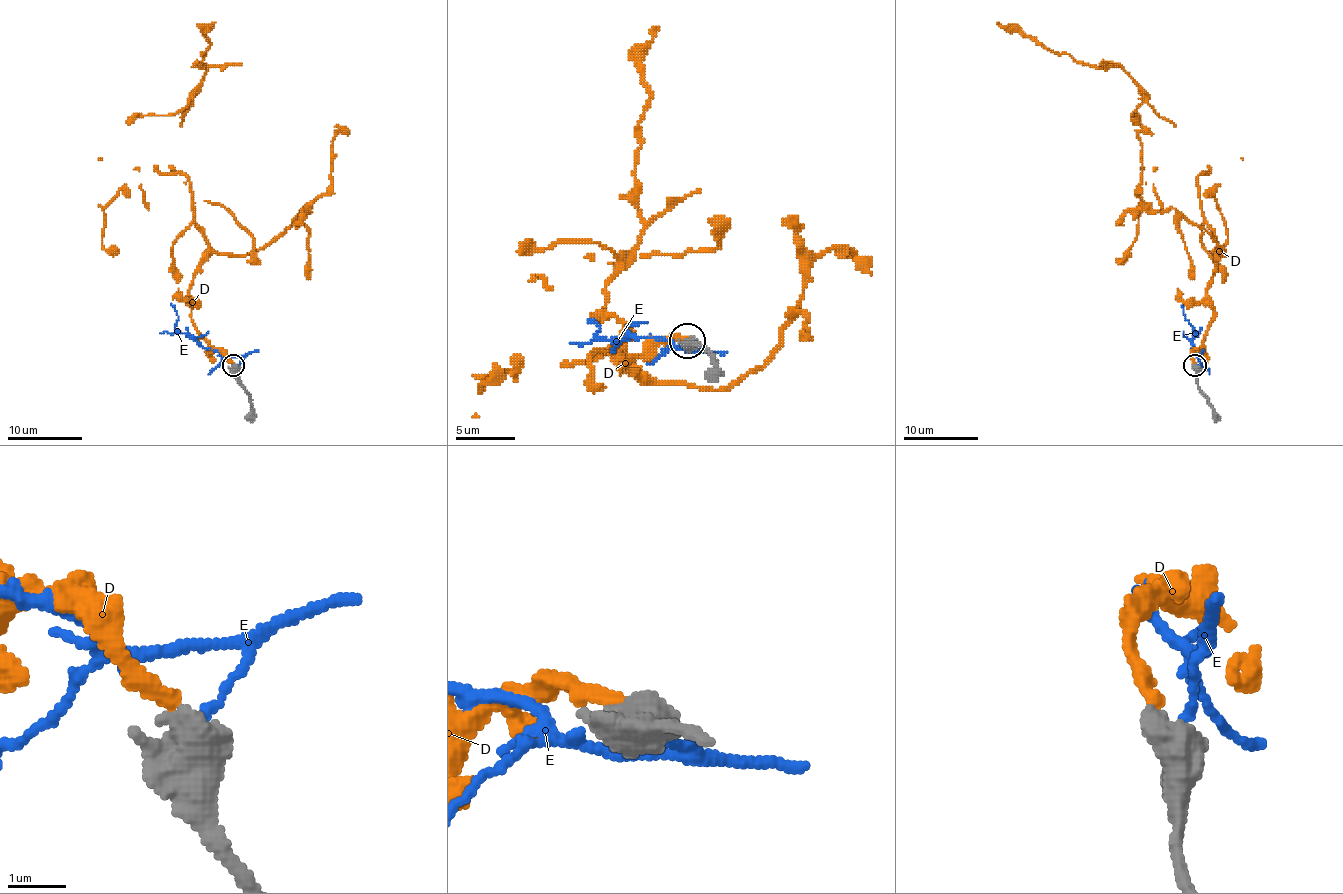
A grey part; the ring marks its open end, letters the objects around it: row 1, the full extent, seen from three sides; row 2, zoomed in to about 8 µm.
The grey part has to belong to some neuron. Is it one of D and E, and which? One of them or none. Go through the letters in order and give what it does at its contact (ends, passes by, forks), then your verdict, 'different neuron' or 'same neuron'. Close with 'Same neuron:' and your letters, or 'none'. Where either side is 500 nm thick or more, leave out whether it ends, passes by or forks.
D: it ends | same neuron
E: different neuron
Same neuron: D

